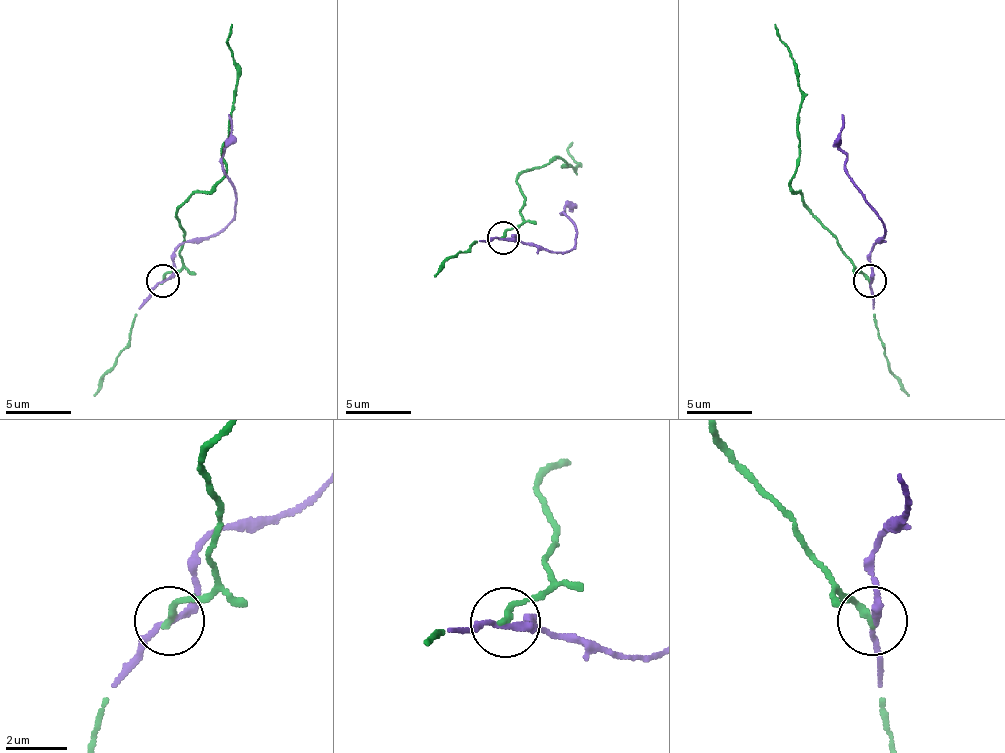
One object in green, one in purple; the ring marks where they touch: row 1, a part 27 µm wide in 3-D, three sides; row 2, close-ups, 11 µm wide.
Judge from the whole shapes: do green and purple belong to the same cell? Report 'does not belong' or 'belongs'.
does not belong

